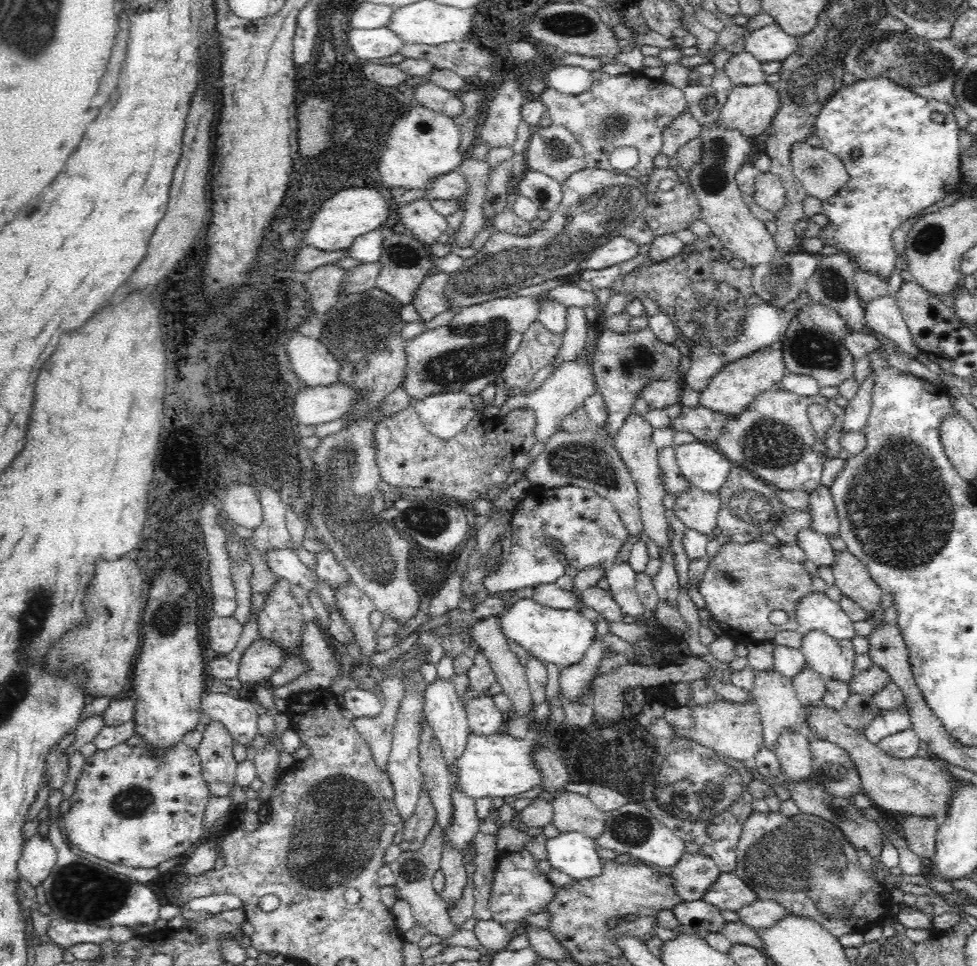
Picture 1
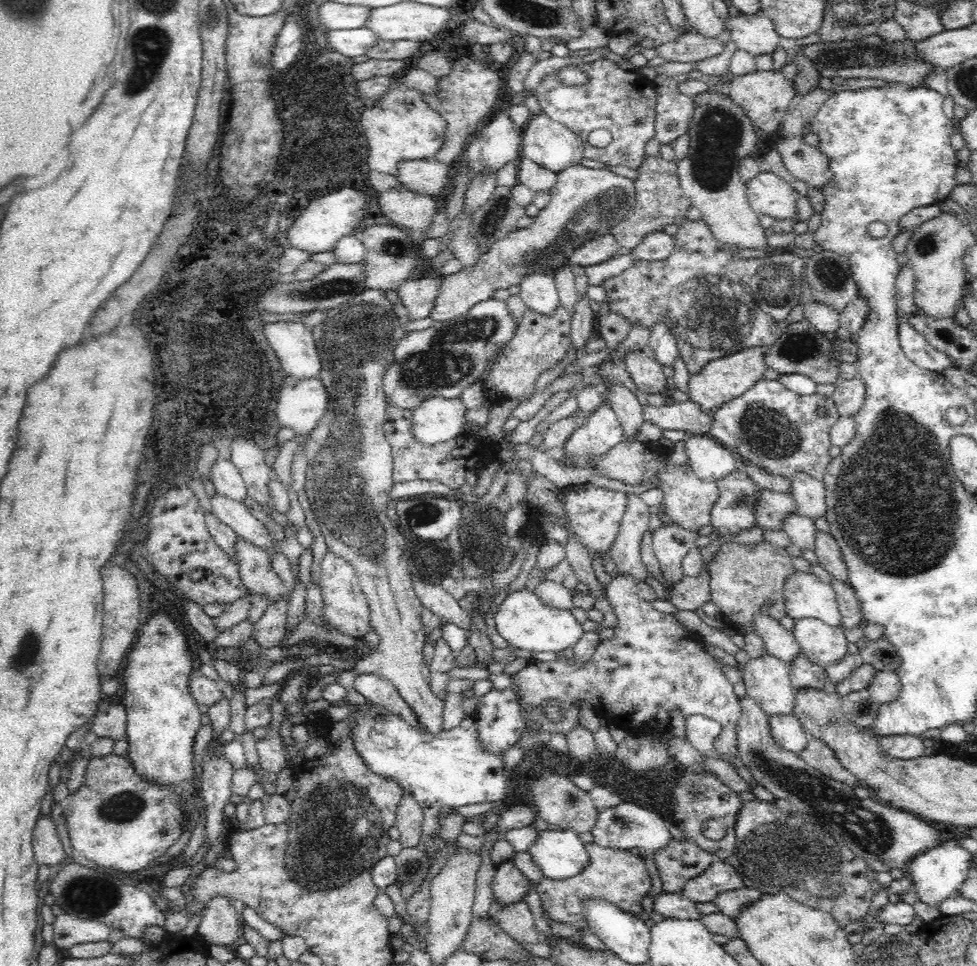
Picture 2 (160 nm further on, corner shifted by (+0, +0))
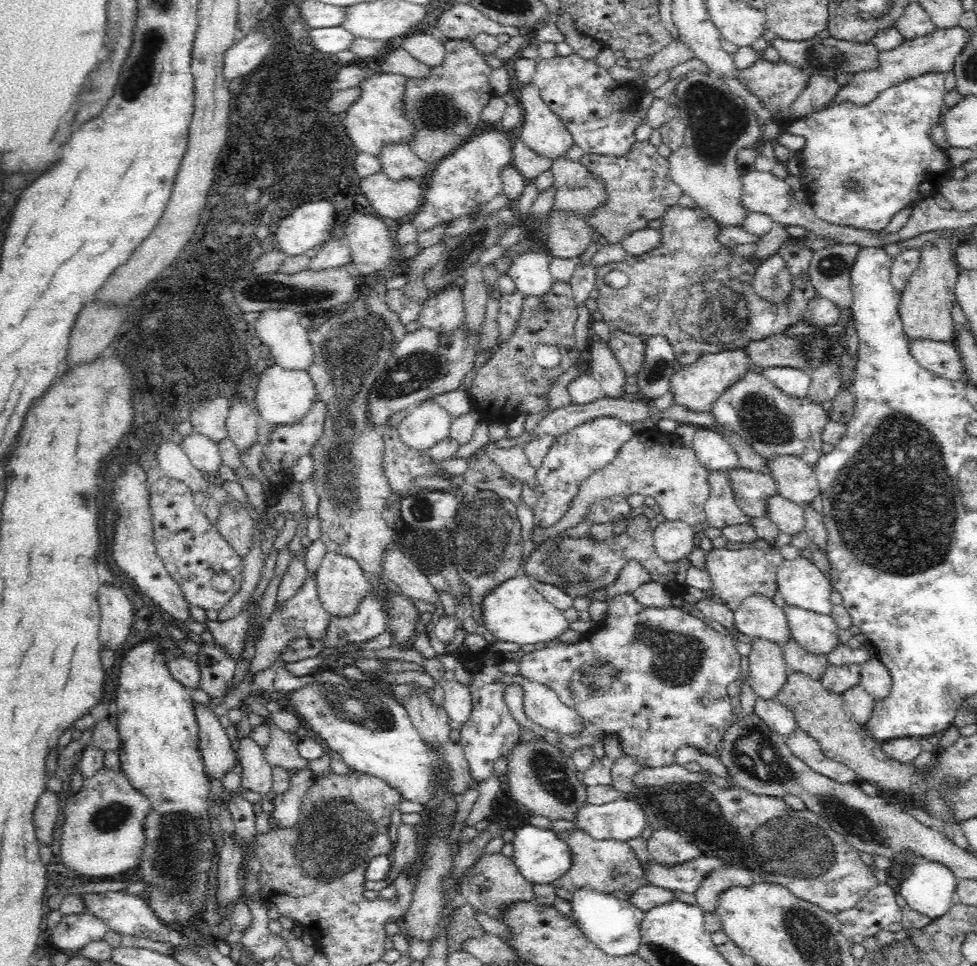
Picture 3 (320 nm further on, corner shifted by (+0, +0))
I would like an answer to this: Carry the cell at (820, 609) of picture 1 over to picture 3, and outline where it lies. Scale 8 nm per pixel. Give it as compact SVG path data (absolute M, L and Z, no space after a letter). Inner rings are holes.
M801 555L780 564L777 568L777 585L787 606L829 615L836 602L827 575Z

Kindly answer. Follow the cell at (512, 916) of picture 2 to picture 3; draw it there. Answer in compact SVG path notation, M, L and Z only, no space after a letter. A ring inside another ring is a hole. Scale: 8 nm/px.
M501 852L481 854L480 858L477 858L477 863L468 868L466 876L460 880L459 893L466 898L473 908L500 922L502 922L502 912L508 904L530 902L530 900L535 899L533 885L518 873L513 861L510 861L510 858Z

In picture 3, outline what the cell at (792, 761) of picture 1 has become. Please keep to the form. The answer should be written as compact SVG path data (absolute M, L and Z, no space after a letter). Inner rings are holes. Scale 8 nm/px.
M757 696L753 712L757 713L774 732L783 737L787 737L798 728L794 713L777 697L768 700Z

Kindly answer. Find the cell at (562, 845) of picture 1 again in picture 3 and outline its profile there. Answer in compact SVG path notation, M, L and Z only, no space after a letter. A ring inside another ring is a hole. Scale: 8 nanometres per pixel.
M525 824L514 829L512 860L518 873L532 885L553 884L569 872L573 864L573 853L569 843L557 836L552 828L540 829L534 825Z

